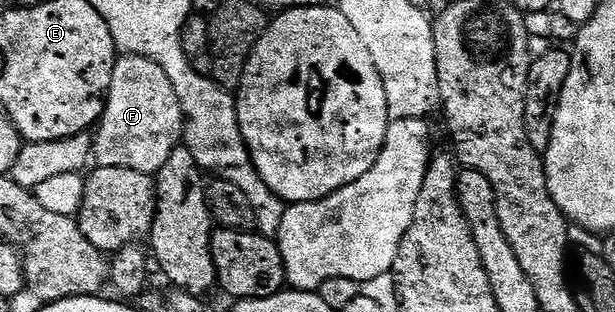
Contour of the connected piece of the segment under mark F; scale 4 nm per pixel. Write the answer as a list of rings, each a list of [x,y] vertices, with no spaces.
[[[127,53],[119,56],[114,62],[110,92],[106,95],[106,110],[93,134],[94,151],[92,161],[97,168],[124,167],[128,171],[140,171],[156,175],[164,163],[168,163],[168,155],[176,151],[184,141],[186,116],[182,113],[180,99],[176,99],[176,87],[172,87],[172,79],[156,63],[147,57]]]

